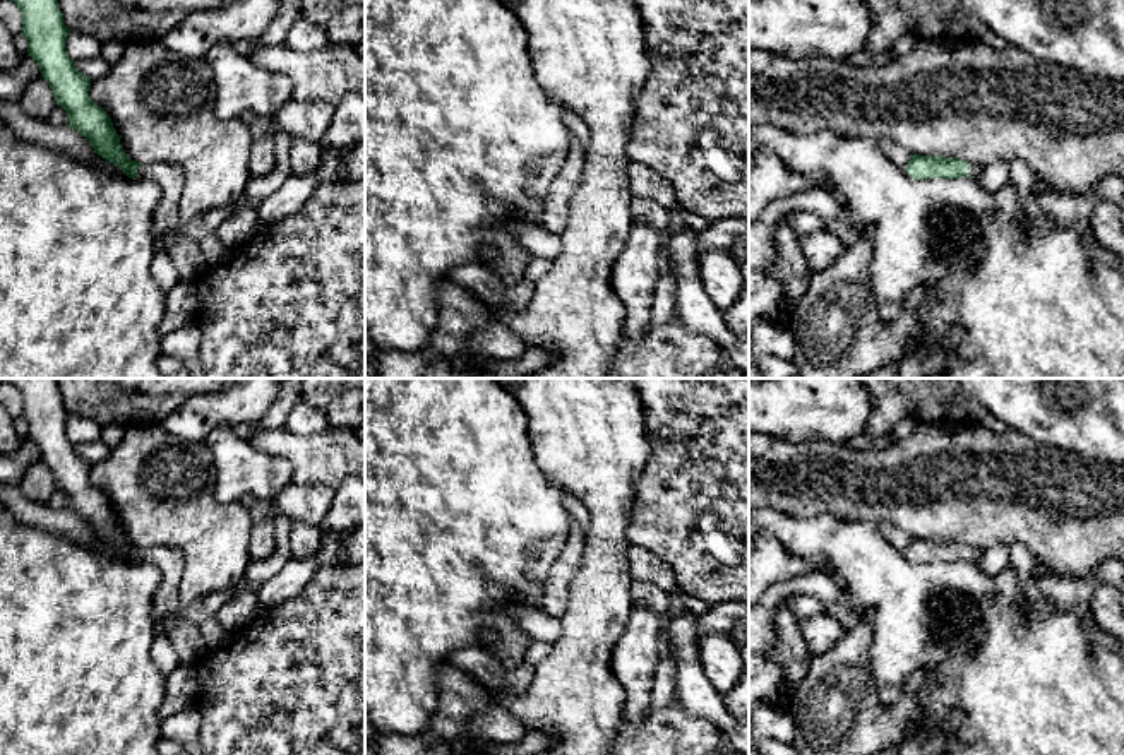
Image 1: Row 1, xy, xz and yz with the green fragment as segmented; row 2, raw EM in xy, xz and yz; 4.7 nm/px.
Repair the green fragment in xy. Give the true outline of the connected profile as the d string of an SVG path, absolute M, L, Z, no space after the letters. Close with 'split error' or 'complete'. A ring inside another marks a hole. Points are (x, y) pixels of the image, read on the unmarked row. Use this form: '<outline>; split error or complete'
M3 378L22 397L22 418L27 423L27 440L38 449L50 467L55 486L67 498L67 508L86 520L94 536L118 550L129 562L151 562L159 567L163 580L154 594L152 616L158 633L170 633L168 620L200 625L214 616L233 596L233 591L211 592L183 604L178 596L185 567L183 553L175 546L132 544L118 522L110 498L91 479L91 462L79 455L67 438L69 411L57 378Z; split error

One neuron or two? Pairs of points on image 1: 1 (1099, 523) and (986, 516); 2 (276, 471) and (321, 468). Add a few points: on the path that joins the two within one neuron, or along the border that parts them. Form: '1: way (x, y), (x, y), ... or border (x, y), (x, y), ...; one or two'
1: way (1071, 516), (1013, 516); one
2: border (256, 447), (281, 457), (290, 466), (292, 480); two

